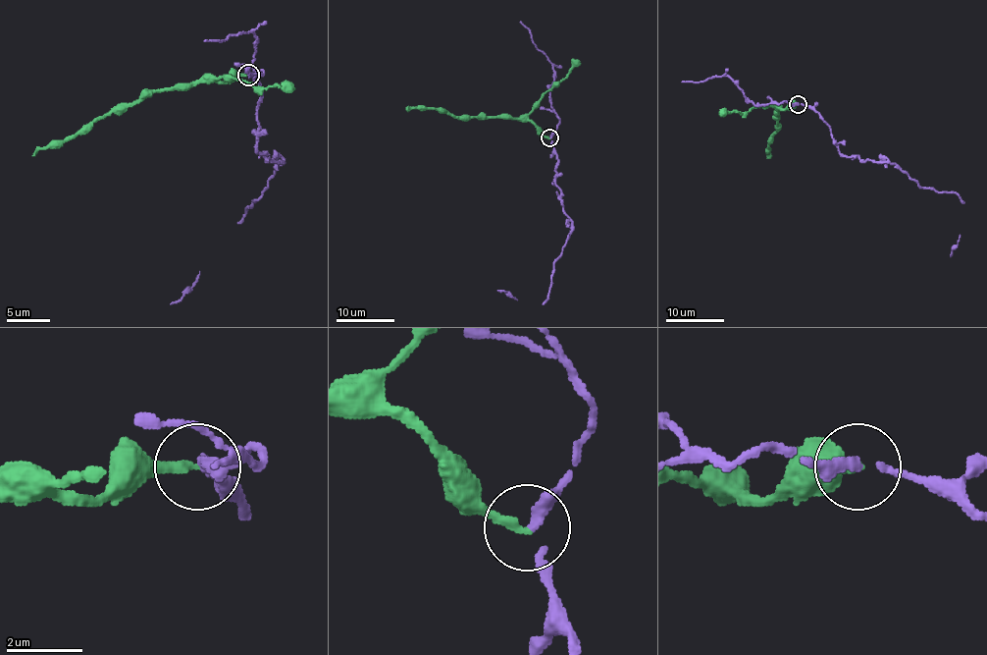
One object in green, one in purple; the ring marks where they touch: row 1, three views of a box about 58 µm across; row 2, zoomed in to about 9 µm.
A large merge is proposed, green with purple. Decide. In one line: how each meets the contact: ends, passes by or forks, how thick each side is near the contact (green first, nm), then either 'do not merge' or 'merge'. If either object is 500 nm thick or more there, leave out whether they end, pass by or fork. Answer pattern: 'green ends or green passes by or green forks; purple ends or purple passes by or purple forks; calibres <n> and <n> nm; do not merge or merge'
green ends; purple passes by; calibres 240 and 240 nm; do not merge

